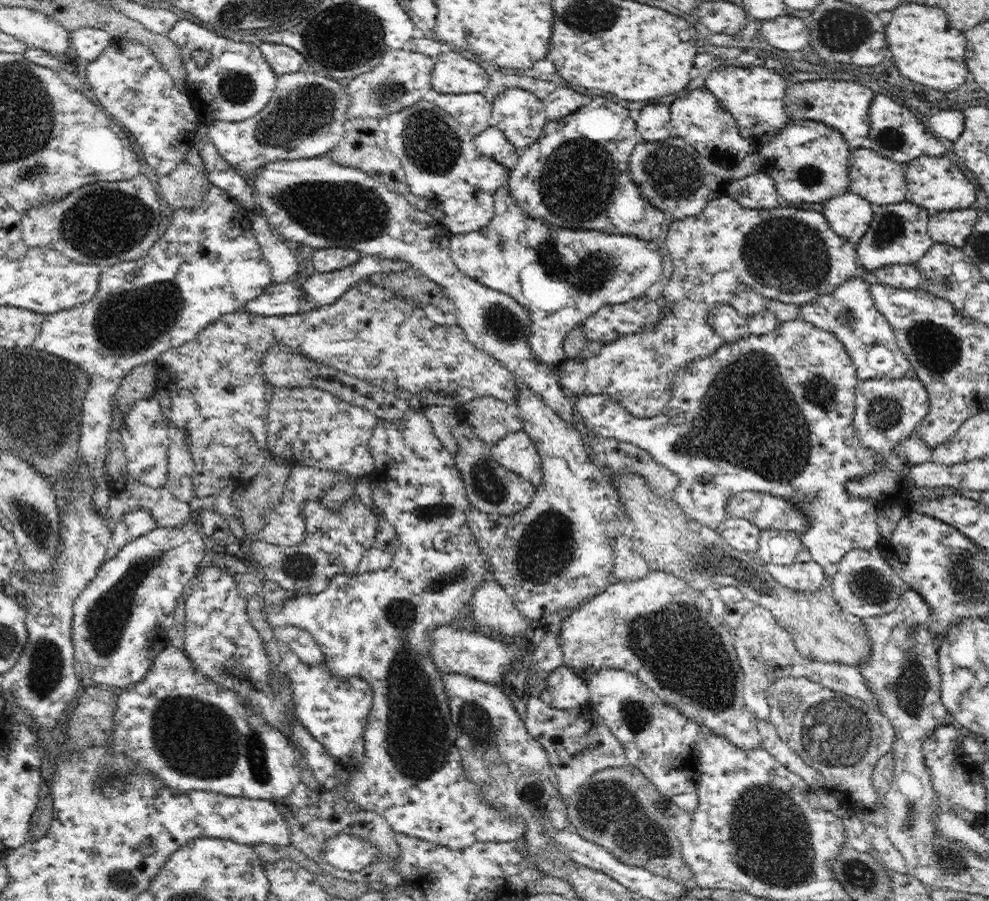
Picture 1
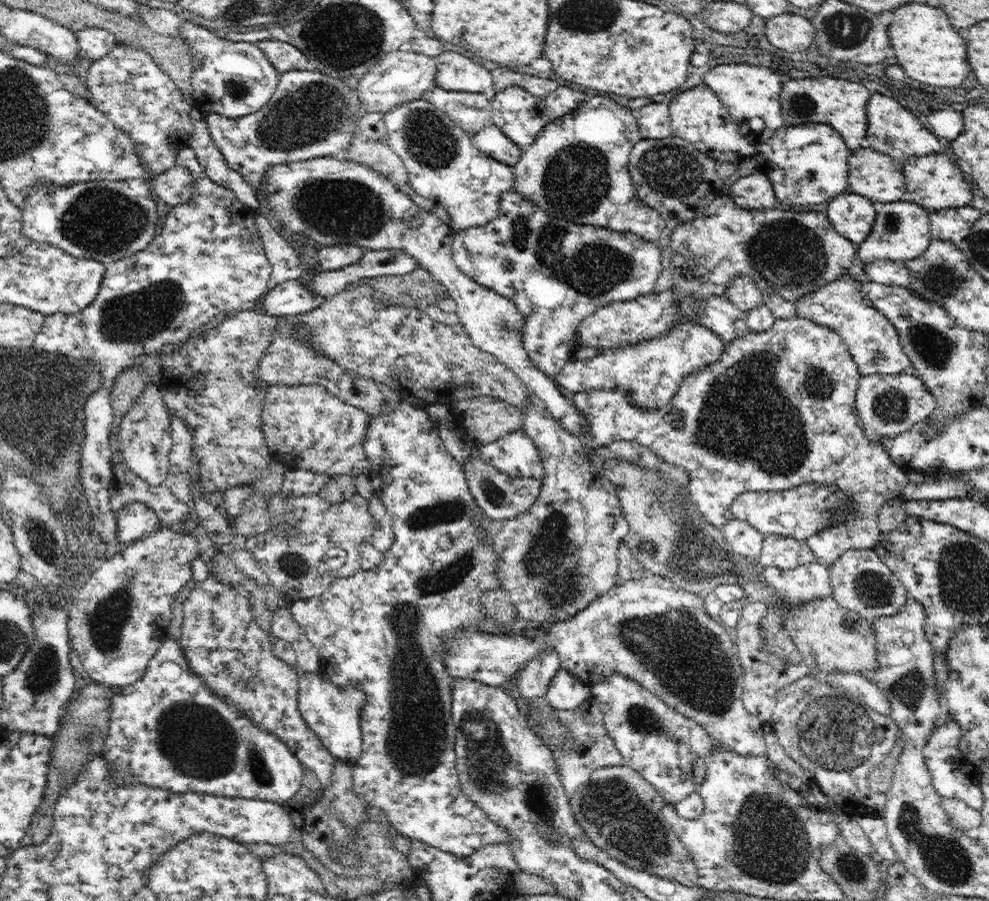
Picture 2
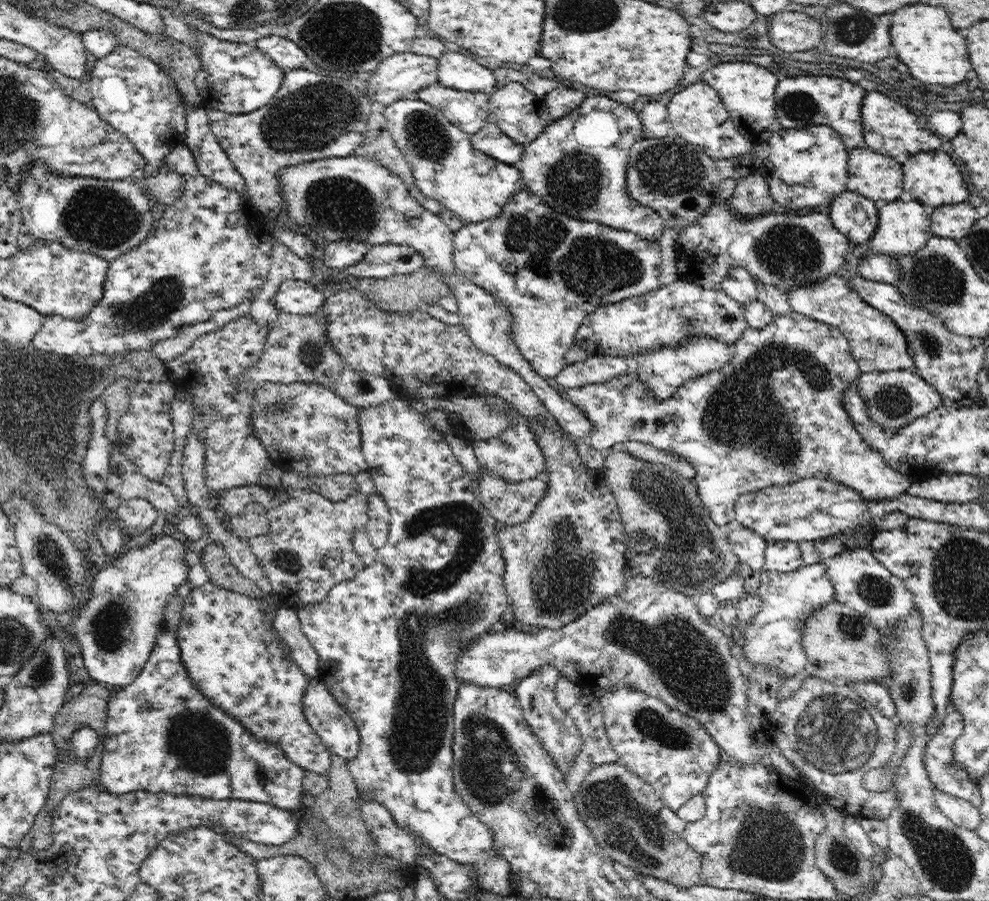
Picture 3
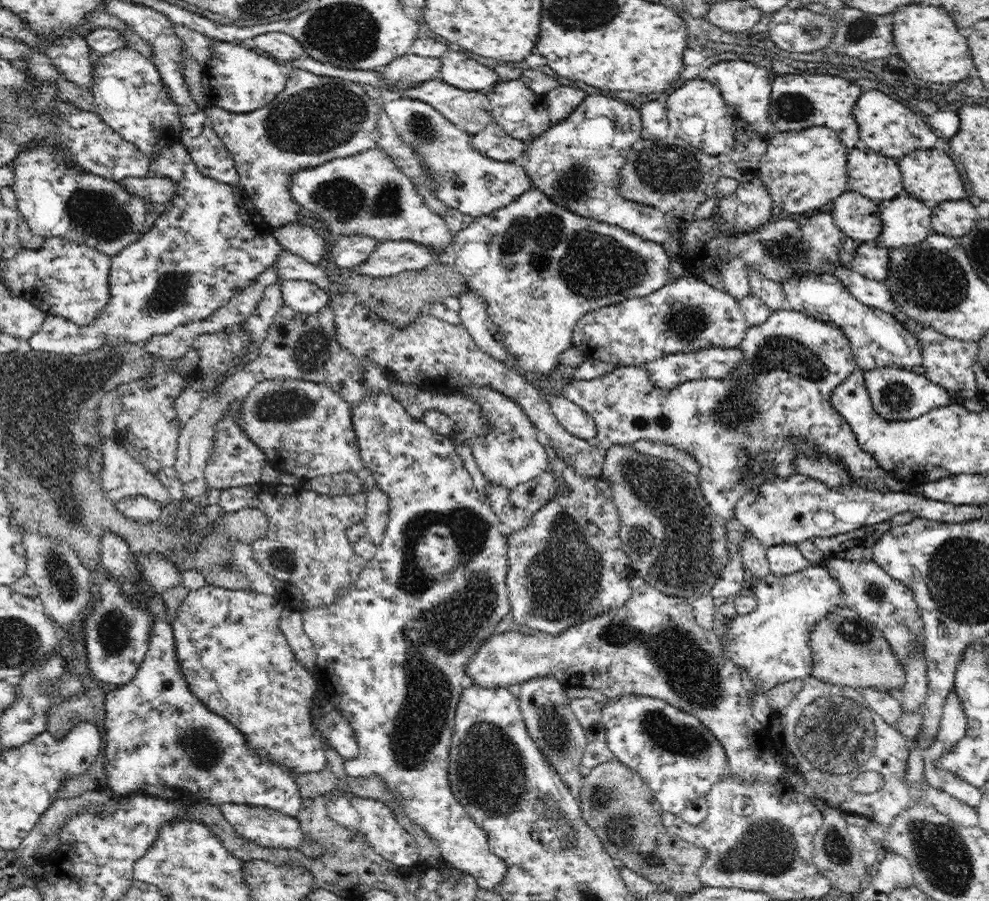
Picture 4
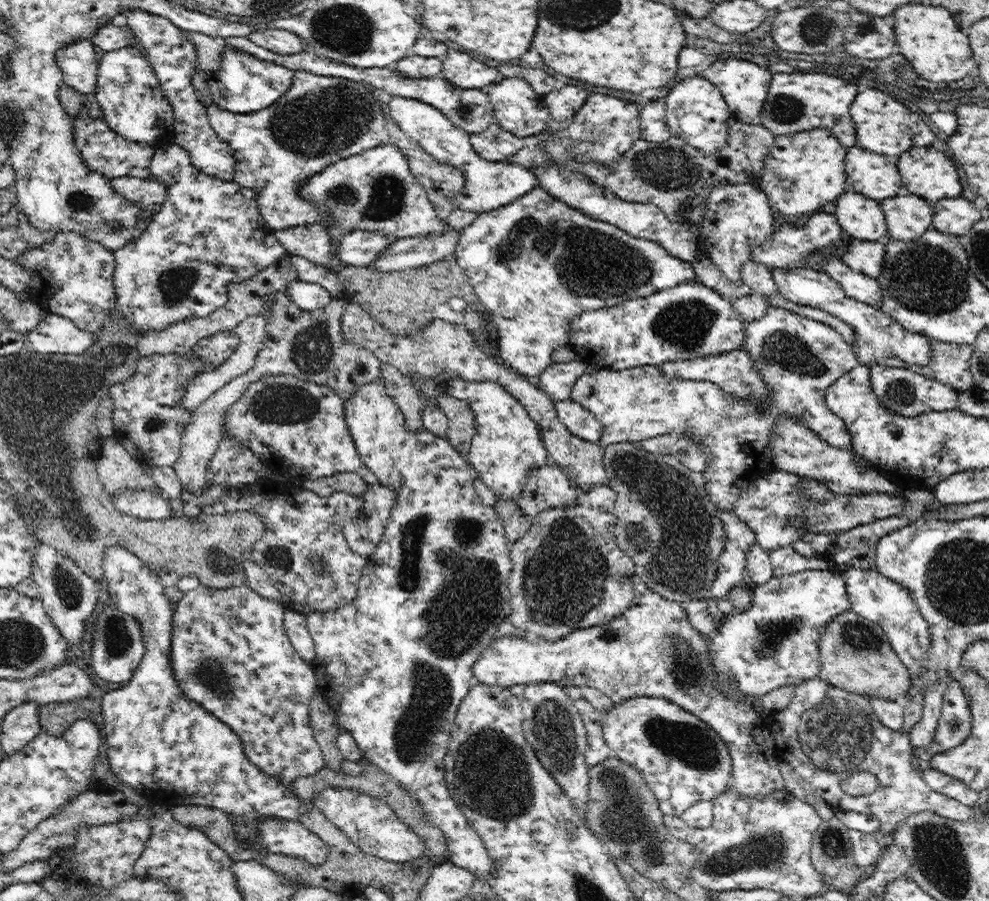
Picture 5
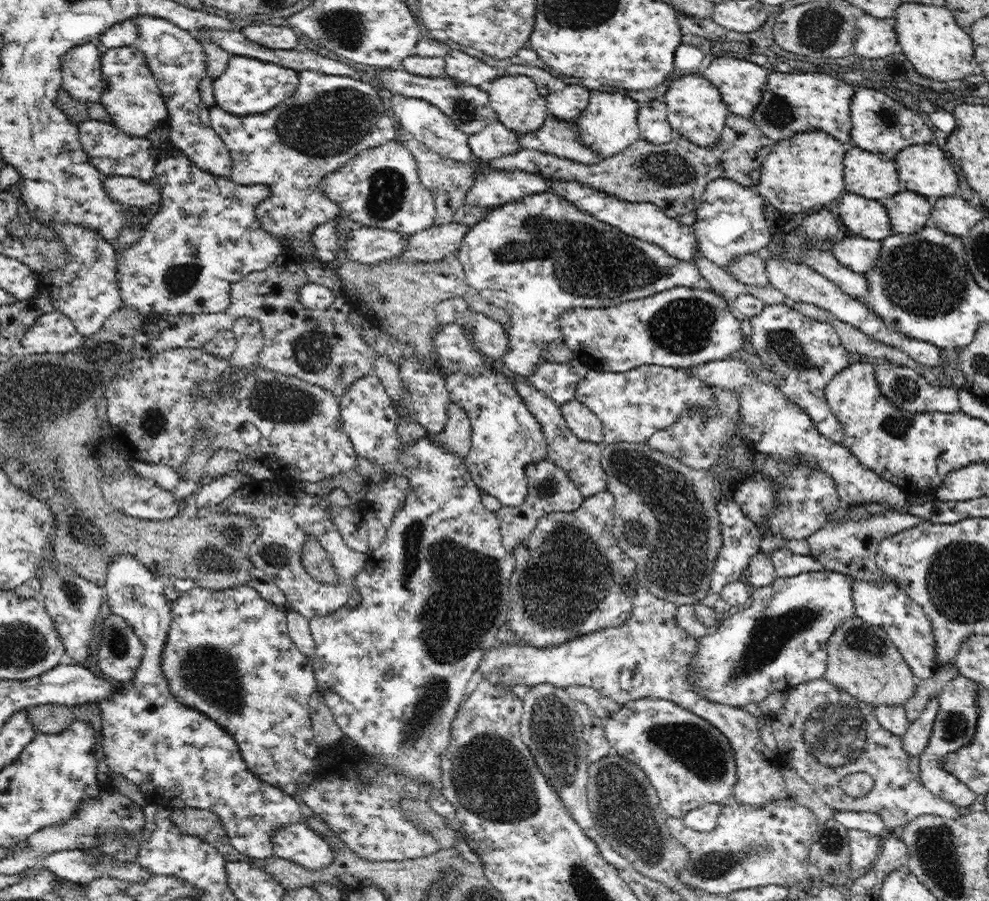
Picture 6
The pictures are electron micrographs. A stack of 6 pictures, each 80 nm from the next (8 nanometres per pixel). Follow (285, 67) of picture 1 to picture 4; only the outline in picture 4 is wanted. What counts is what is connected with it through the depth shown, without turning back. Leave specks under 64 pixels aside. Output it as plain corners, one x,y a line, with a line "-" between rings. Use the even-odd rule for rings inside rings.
268,32
253,38
258,50
272,56
278,62
294,62
302,55
307,54
298,39
284,32

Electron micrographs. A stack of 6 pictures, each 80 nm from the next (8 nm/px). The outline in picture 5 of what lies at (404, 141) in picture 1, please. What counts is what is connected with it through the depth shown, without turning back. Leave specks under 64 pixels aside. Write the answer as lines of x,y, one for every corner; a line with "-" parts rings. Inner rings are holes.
392,95
387,104
387,110
398,127
410,137
410,141
418,143
426,153
430,154
430,158
464,173
465,186
462,188
462,192
458,192
450,198
454,203
453,208
474,212
478,216
510,204
538,186
538,179
536,179
534,171
524,168
521,164
484,160
473,149
471,135
452,124
442,109
437,109
421,100

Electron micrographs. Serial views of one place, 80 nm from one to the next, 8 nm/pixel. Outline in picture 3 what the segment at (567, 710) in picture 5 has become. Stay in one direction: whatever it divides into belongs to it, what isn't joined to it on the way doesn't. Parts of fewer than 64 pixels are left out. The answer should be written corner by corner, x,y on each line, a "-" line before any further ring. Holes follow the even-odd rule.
553,662
542,664
538,670
526,674
522,680
515,684
517,700
522,706
524,716
534,735
540,739
546,753
554,759
555,765
566,772
572,762
578,757
582,748
582,738
573,719
569,718
566,711
557,706
555,700
556,680
560,672

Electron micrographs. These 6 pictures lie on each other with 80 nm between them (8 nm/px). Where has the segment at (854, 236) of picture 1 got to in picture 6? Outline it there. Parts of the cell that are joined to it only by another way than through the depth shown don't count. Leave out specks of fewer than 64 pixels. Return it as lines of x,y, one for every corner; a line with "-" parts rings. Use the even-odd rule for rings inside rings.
844,192
834,210
848,234
882,241
893,233
890,217
882,200
870,200
855,192

